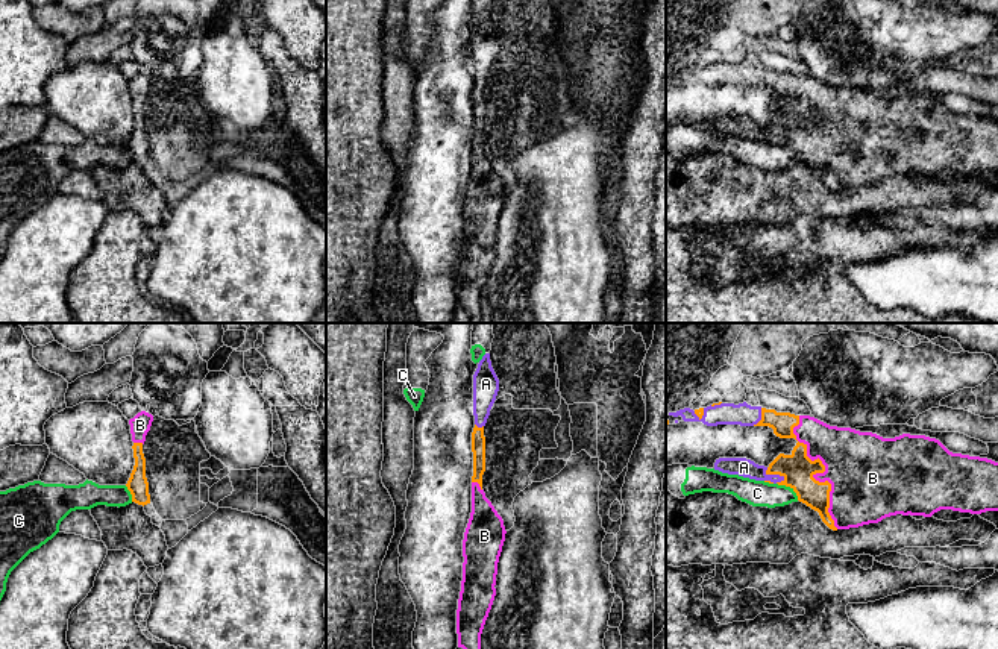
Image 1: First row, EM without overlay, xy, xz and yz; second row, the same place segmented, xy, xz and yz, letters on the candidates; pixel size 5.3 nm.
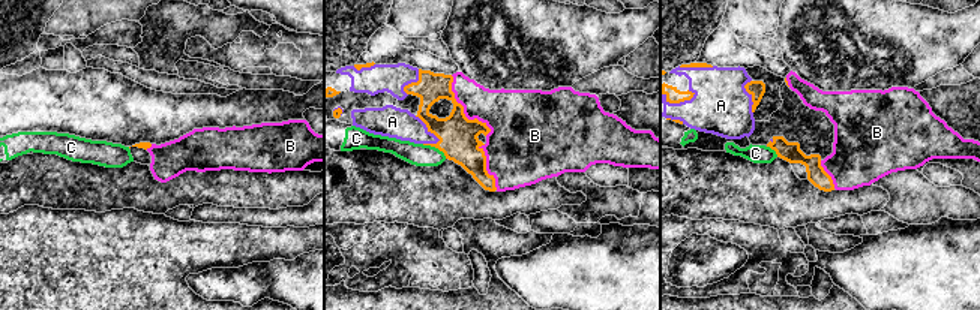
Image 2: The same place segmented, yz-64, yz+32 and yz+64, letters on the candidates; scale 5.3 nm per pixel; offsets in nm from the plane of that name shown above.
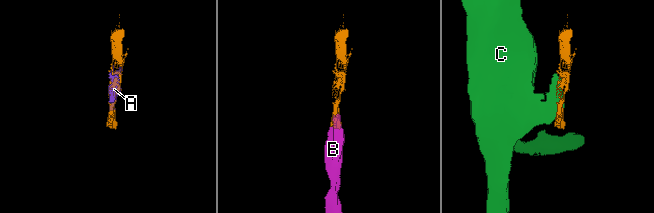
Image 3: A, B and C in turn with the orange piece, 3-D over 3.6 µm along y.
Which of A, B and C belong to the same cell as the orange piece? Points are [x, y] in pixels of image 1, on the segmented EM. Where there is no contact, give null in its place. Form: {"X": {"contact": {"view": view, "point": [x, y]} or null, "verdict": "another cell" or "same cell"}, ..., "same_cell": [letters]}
{"A": {"contact": {"view": "yz", "point": [774, 473]}, "verdict": "same cell"}, "B": {"contact": {"view": "yz", "point": [819, 472]}, "verdict": "same cell"}, "C": {"contact": {"view": "yz", "point": [789, 485]}, "verdict": "another cell"}, "same_cell": ["A", "B"]}

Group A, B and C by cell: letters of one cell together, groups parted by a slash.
A B / C

